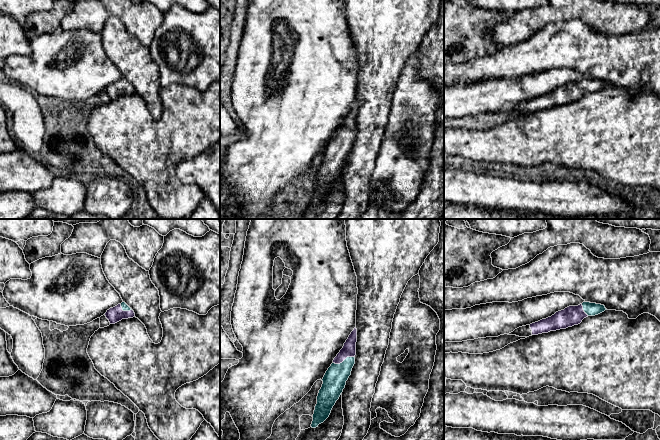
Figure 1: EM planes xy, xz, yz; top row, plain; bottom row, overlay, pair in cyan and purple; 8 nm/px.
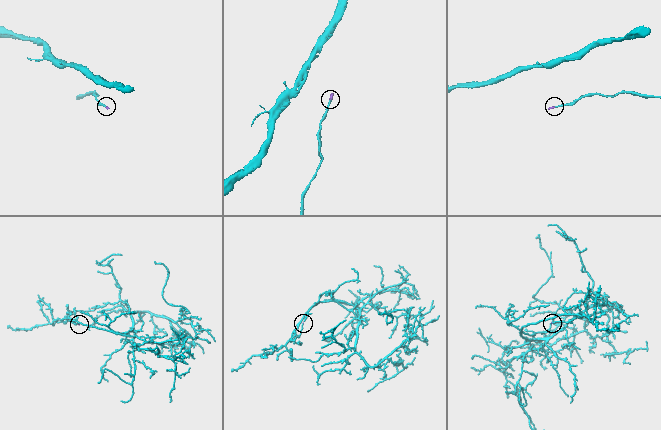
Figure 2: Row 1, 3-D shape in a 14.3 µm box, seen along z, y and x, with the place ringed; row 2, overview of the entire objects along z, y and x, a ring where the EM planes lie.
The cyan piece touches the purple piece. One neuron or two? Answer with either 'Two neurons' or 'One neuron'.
One neuron

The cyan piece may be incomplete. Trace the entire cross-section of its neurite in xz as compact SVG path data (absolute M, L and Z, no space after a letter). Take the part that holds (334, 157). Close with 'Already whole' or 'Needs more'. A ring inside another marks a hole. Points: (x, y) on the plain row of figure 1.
M355 103L322 155L323 160L312 192L312 204L318 203L329 193L333 182L343 168L355 140L356 118L357 105Z. Needs more

